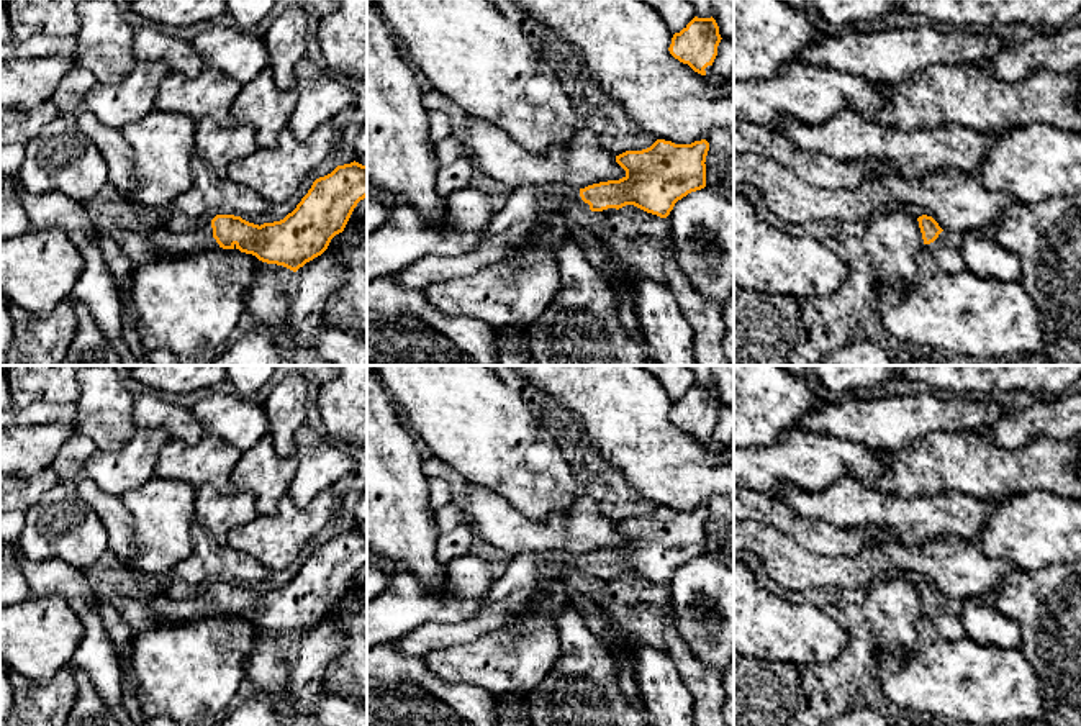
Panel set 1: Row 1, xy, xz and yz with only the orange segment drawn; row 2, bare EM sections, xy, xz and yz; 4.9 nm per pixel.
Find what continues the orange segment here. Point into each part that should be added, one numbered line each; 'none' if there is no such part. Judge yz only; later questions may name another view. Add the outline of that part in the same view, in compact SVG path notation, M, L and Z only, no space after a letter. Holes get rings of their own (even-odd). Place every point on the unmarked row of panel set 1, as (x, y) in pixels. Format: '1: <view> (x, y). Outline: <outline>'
1: yz (947, 623). Outline: M940 600L934 610L925 611L925 616L930 618L930 621L943 638L960 639L965 636L965 628L960 621L960 616L952 613L943 600Z

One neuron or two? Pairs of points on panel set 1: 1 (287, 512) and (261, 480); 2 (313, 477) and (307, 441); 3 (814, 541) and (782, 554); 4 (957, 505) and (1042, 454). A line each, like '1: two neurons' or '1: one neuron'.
1: two neurons
2: one neuron
3: two neurons
4: two neurons

